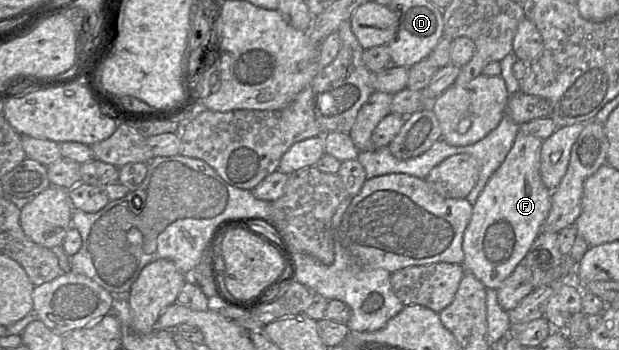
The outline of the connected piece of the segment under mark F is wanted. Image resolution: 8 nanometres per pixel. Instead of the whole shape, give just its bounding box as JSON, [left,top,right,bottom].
[463,130,551,290]

